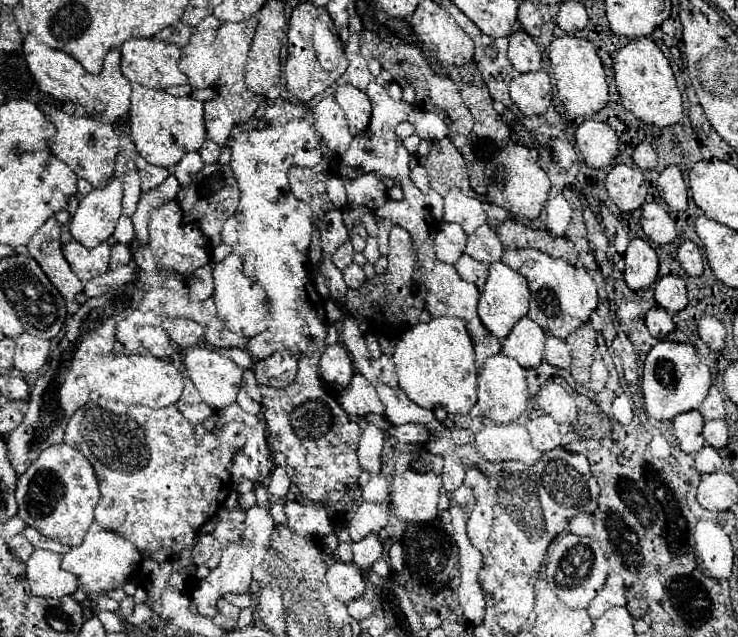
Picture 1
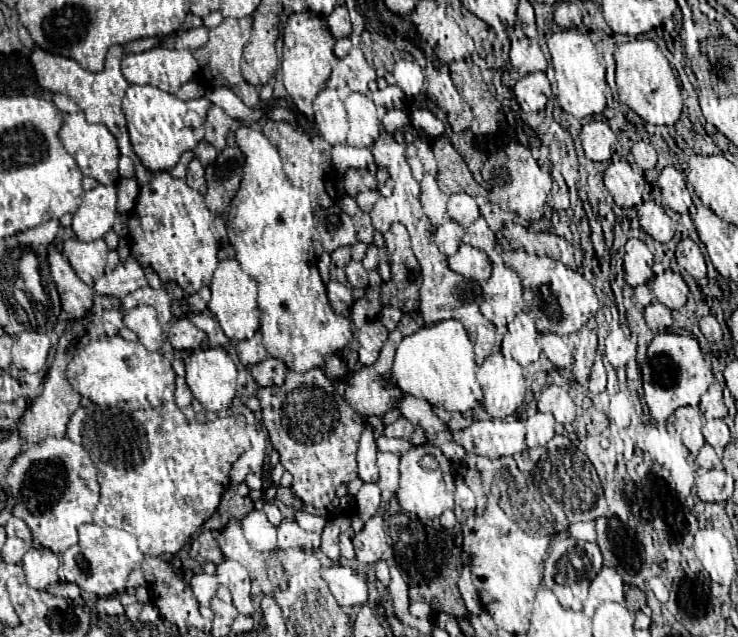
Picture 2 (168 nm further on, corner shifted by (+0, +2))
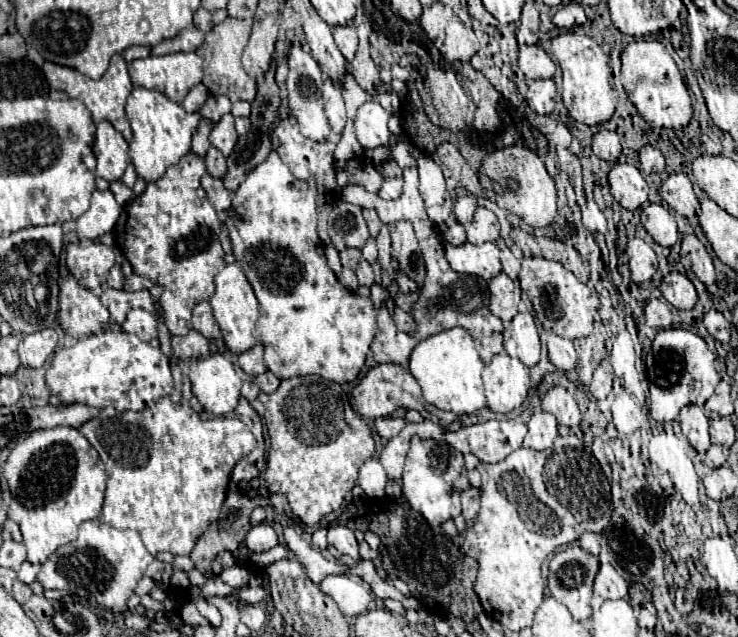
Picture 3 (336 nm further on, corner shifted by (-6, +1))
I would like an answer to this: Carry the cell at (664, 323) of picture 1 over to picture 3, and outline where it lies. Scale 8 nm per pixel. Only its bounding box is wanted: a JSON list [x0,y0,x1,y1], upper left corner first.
[645,297,673,329]

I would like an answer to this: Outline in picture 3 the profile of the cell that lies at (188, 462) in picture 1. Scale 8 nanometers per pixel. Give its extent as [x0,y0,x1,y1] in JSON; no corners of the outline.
[79,363,255,555]

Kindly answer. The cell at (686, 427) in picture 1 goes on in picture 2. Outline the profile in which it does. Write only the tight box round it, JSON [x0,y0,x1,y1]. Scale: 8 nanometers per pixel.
[675,406,705,456]

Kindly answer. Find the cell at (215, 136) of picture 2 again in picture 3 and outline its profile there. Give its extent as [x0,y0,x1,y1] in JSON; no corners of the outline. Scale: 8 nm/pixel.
[211,115,237,157]

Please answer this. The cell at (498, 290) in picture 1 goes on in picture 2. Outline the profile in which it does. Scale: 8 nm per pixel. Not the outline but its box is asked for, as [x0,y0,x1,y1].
[481,266,523,330]

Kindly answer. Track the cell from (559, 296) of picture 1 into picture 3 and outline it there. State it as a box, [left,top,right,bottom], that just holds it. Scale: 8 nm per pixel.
[519,257,599,339]

